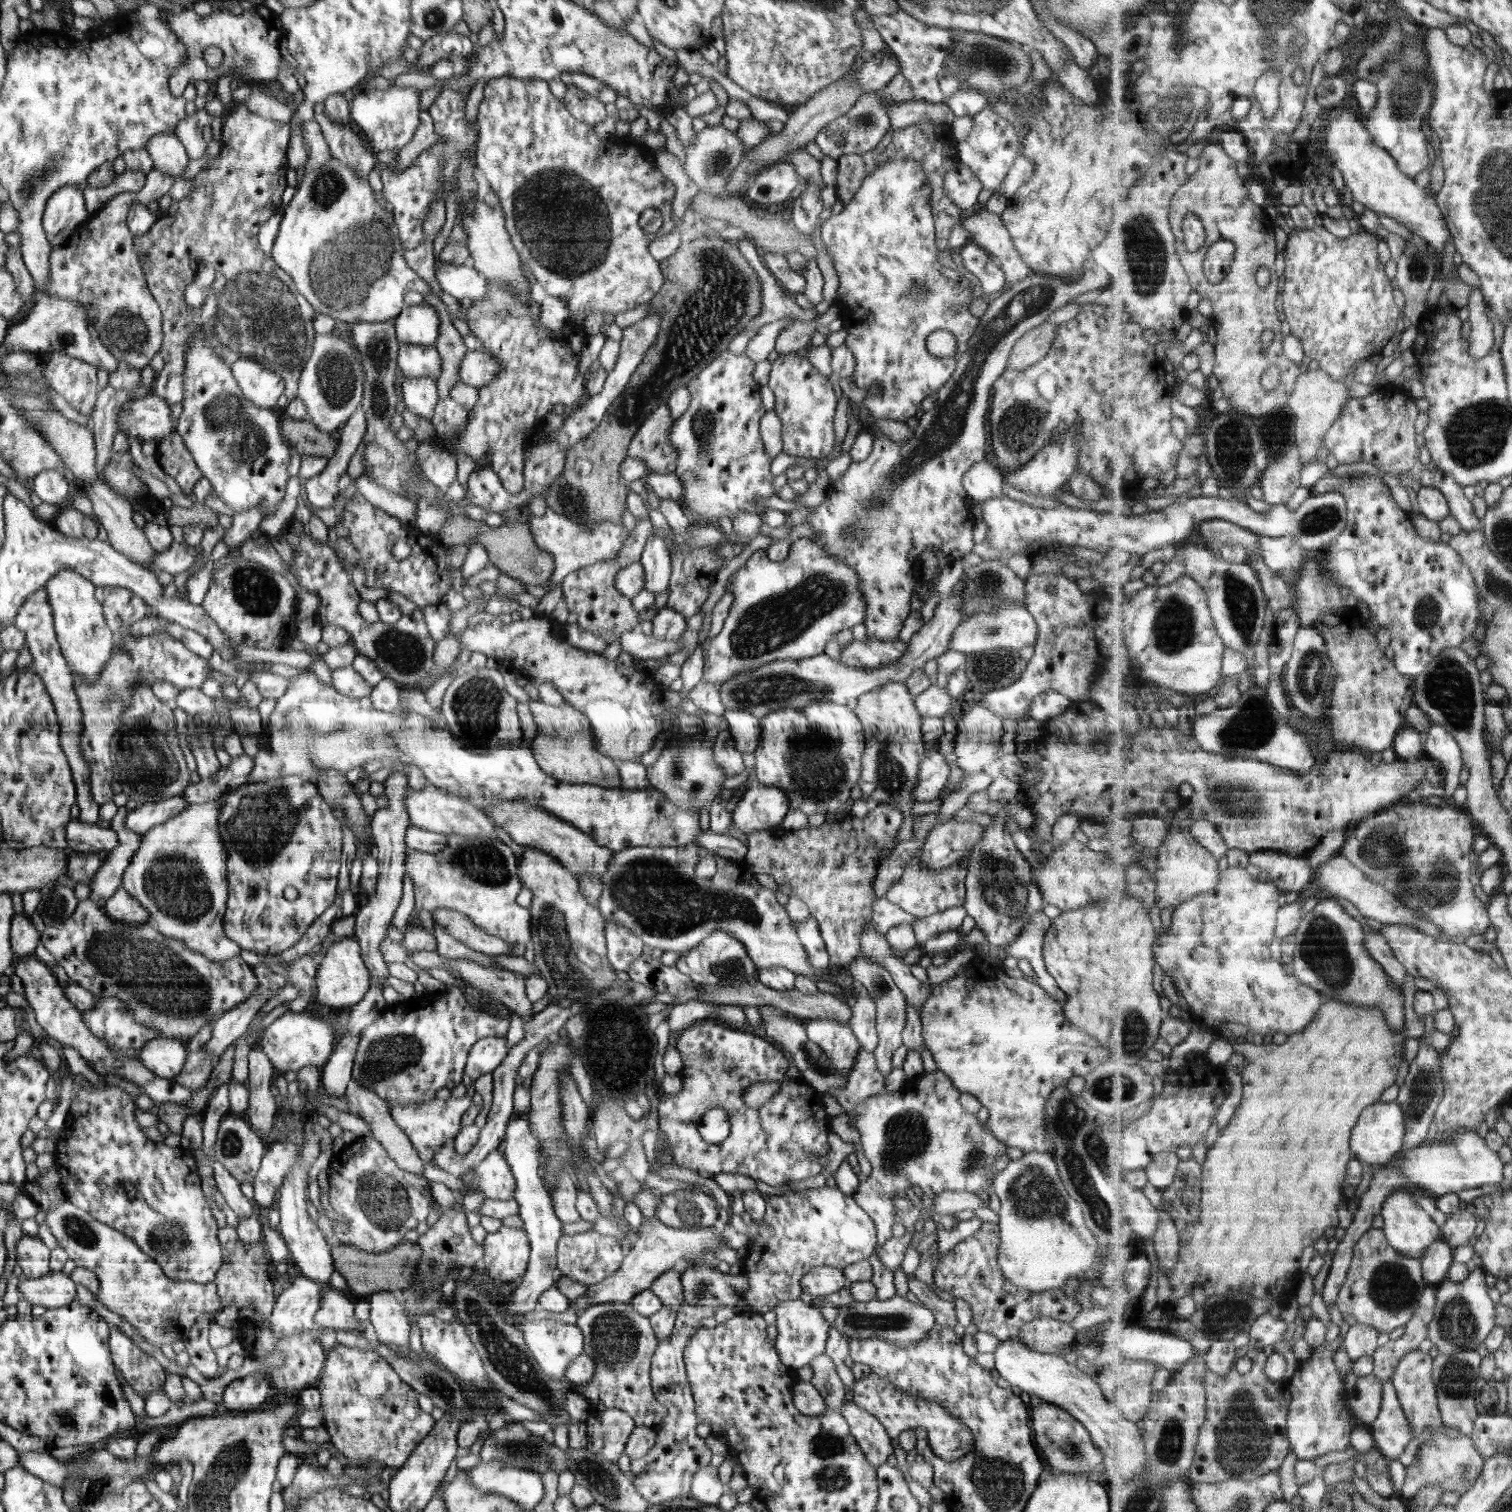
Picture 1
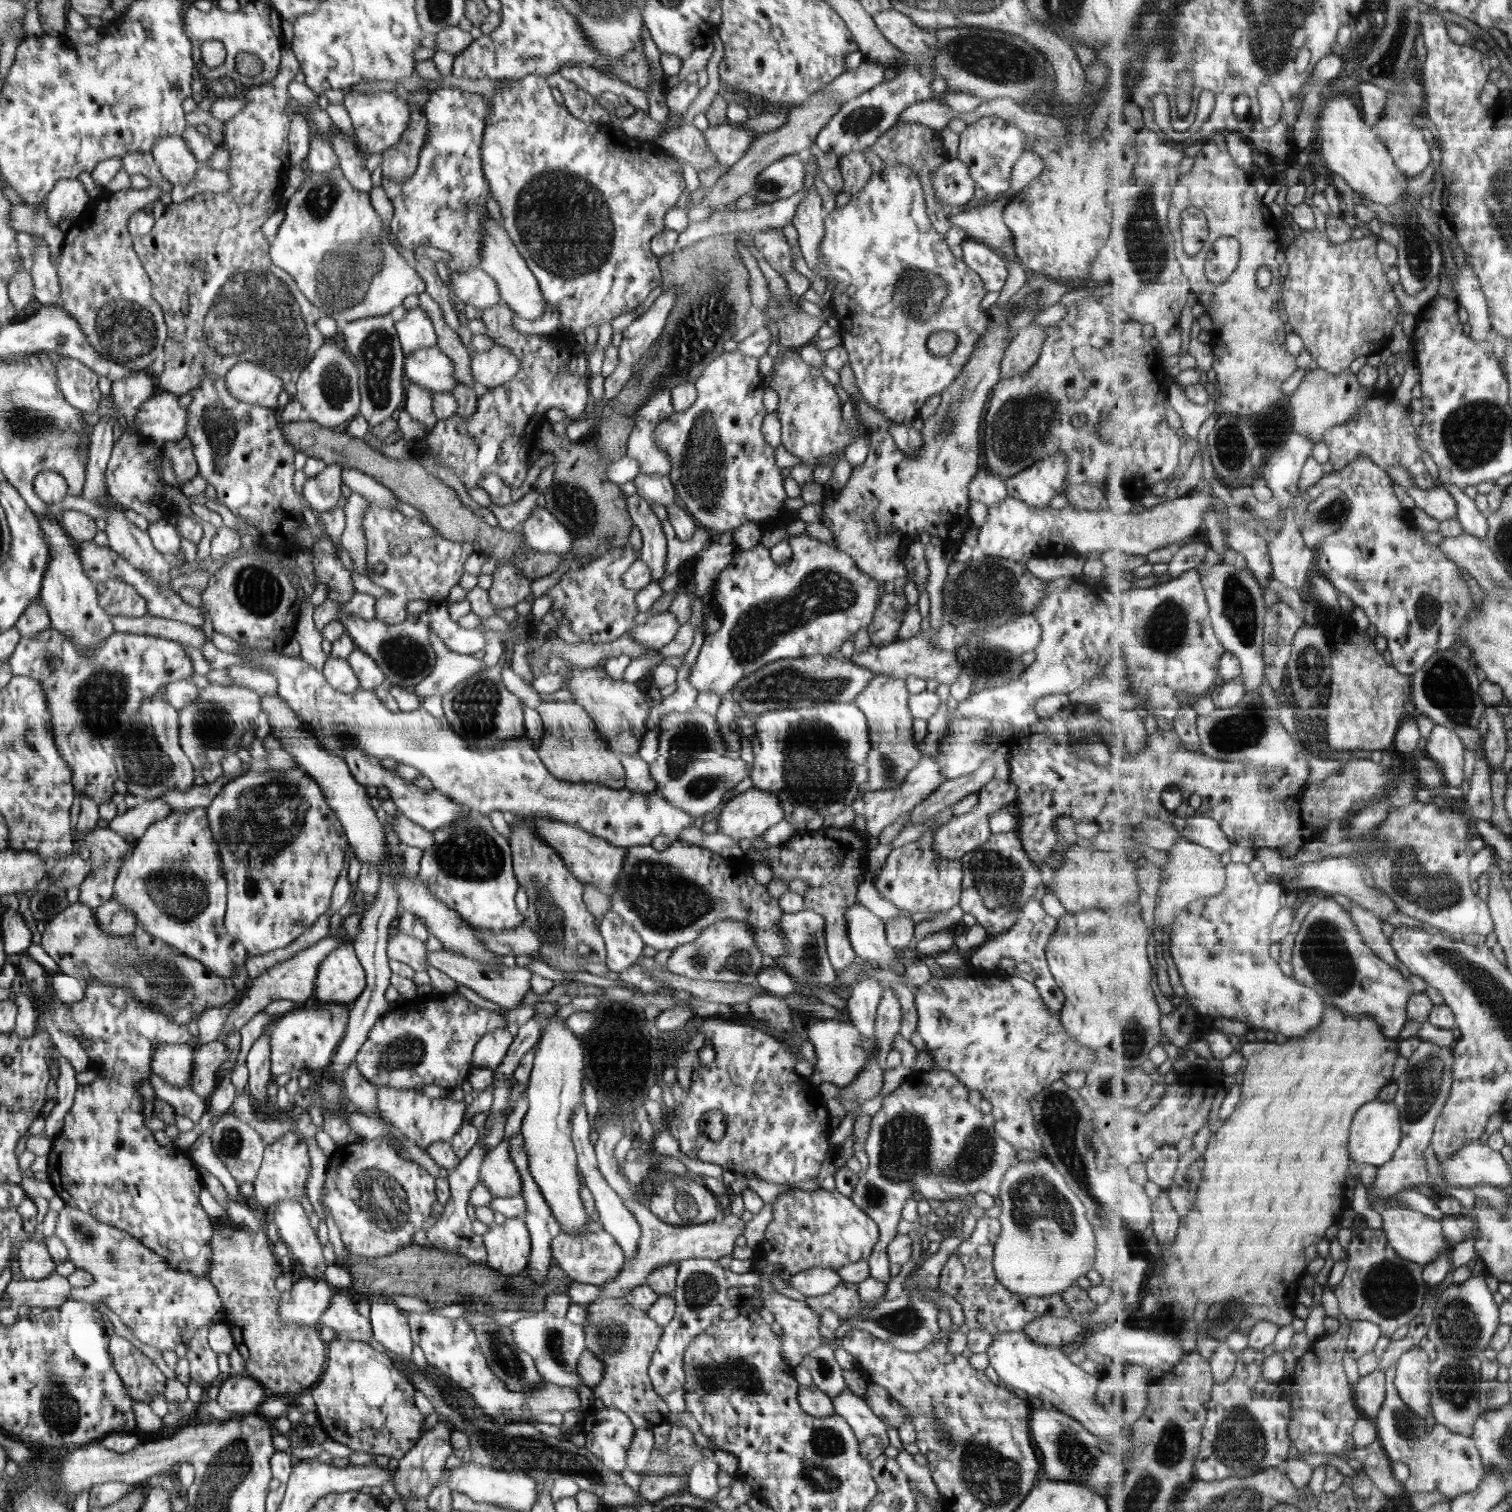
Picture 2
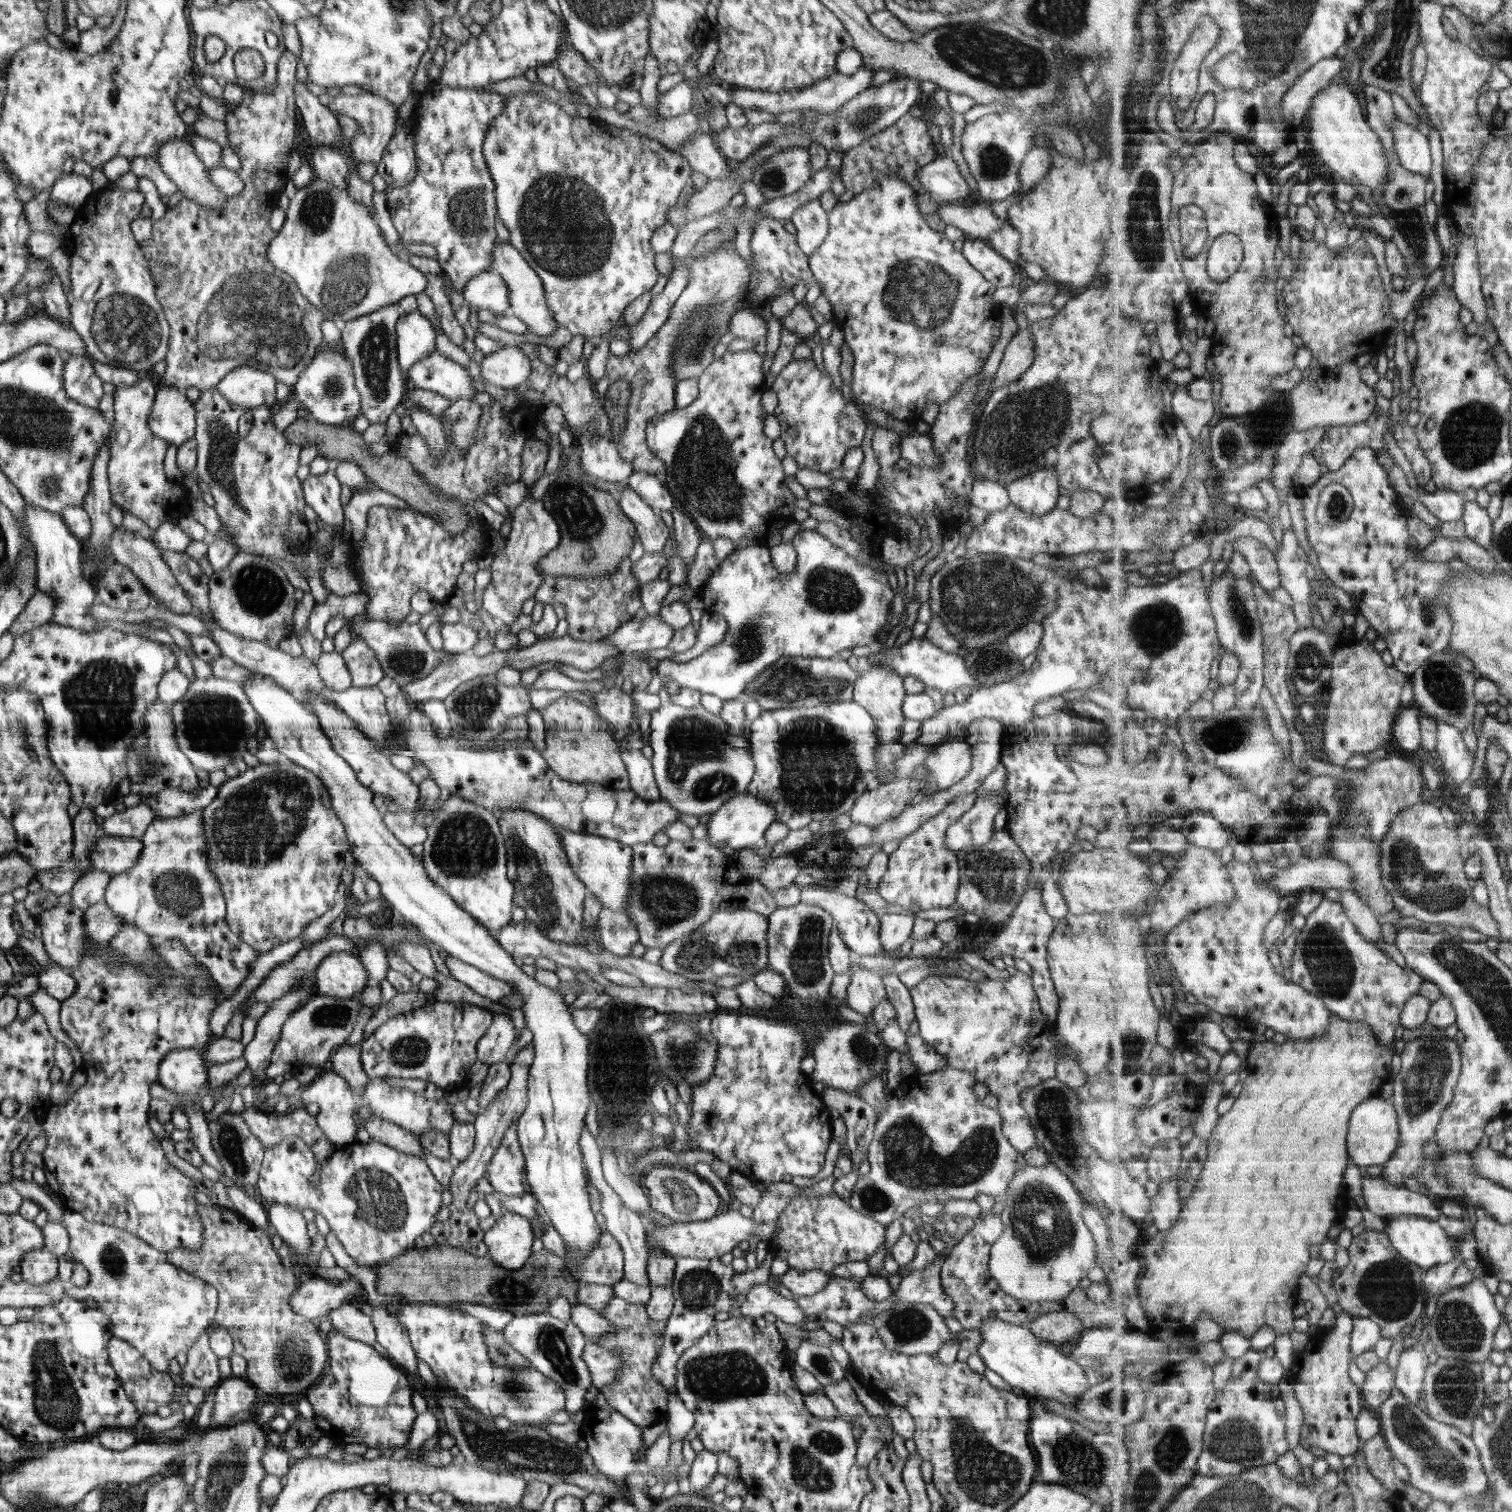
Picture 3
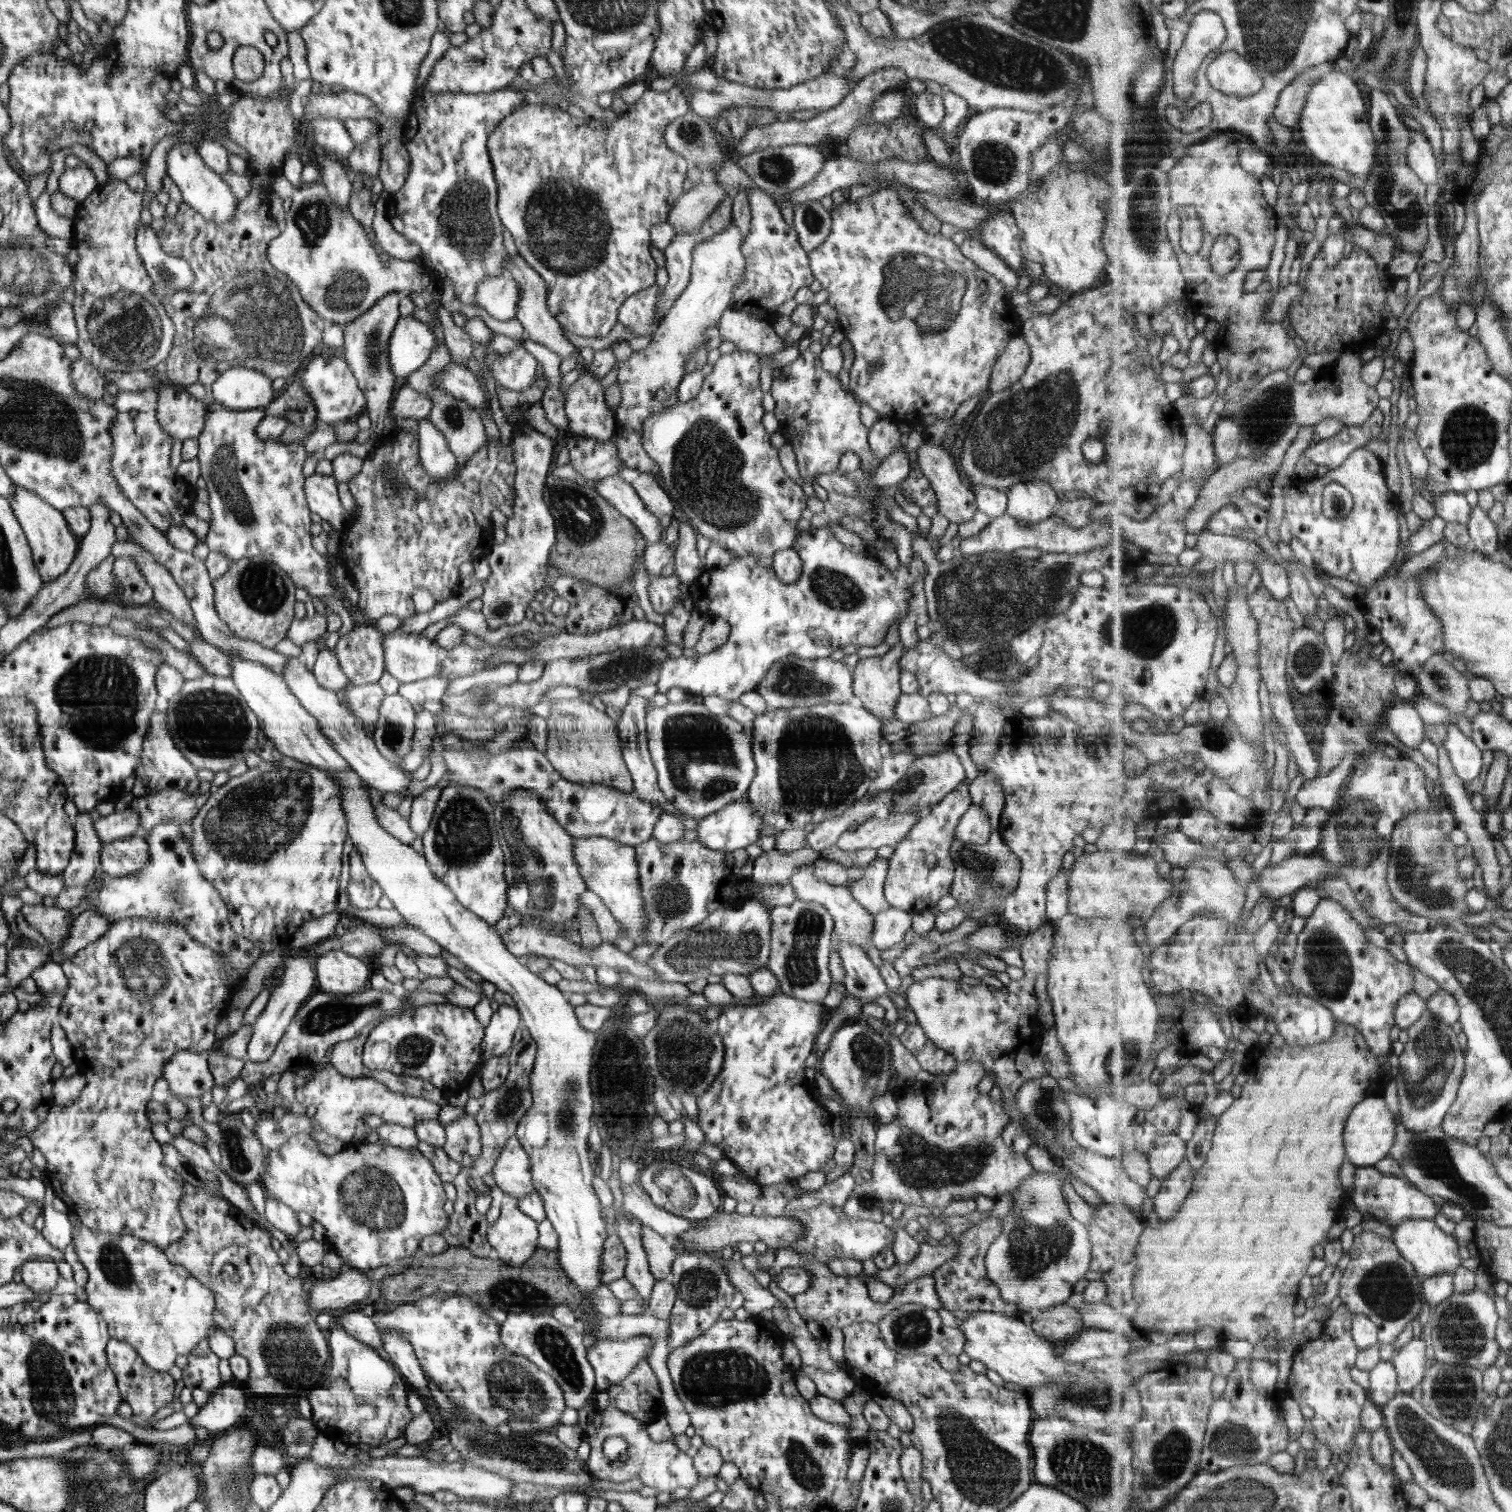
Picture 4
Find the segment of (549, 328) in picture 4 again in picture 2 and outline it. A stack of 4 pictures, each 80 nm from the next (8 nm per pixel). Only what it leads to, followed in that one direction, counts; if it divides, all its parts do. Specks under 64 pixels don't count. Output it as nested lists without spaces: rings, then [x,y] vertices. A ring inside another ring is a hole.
[[[492,217],[483,220],[483,245],[479,267],[485,270],[497,282],[501,300],[505,302],[514,314],[526,320],[536,320],[545,311],[545,300],[541,294],[539,282],[534,273],[528,268],[512,239],[508,236],[502,223],[496,223]]]

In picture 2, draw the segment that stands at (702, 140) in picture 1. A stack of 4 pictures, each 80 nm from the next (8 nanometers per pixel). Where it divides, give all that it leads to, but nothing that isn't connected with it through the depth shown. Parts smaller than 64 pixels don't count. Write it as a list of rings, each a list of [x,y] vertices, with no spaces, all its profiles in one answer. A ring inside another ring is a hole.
[[[724,124],[716,127],[708,127],[703,132],[709,146],[709,150],[717,158],[717,166],[734,166],[744,153],[750,148],[757,134],[754,130],[734,128]]]

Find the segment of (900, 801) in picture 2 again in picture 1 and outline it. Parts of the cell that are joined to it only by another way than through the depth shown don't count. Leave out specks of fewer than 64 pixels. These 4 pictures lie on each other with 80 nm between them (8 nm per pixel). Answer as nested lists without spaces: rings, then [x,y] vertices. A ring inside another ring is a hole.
[[[938,751],[927,753],[919,764],[918,780],[912,789],[911,798],[915,802],[932,802],[945,788],[950,776],[950,768],[944,755]]]

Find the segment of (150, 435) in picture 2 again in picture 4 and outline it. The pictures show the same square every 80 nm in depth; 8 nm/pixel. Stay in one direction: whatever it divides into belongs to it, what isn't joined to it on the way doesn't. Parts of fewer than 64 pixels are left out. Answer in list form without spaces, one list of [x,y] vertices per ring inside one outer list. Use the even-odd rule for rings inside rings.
[[[166,384],[158,392],[158,423],[170,437],[182,442],[200,437],[206,423],[206,404]]]

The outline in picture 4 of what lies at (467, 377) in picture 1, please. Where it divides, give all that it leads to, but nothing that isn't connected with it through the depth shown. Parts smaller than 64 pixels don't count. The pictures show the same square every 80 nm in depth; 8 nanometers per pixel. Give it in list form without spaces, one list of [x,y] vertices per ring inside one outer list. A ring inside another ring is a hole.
[[[523,346],[500,354],[490,368],[496,385],[498,384],[510,391],[520,392],[534,385],[534,381],[536,381],[540,371],[542,369],[538,360]]]

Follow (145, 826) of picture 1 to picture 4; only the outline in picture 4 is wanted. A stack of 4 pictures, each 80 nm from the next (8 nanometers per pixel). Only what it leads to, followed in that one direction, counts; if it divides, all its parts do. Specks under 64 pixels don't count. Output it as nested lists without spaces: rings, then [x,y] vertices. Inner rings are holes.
[[[127,807],[123,811],[115,811],[112,814],[101,817],[94,821],[94,828],[97,830],[98,838],[106,844],[126,837],[138,835],[139,814],[133,808]]]

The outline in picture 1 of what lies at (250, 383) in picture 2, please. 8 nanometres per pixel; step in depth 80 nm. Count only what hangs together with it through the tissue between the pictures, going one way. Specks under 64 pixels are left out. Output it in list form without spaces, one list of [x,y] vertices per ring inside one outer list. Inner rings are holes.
[[[238,359],[229,367],[234,381],[250,402],[258,407],[277,410],[278,399],[285,392],[285,383],[280,375],[250,359]]]

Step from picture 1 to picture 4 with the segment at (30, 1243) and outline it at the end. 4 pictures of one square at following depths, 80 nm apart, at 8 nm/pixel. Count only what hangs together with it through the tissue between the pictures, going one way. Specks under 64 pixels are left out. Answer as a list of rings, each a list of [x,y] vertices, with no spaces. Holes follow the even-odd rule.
[[[30,1258],[22,1265],[22,1281],[29,1288],[37,1291],[37,1294],[51,1292],[54,1289],[60,1273],[58,1273],[58,1263],[52,1258]]]

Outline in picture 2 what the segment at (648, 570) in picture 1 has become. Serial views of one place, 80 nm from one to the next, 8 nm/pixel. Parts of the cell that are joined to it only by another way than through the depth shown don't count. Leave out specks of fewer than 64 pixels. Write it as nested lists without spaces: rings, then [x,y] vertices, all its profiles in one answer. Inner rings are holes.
[[[637,493],[628,496],[626,502],[632,523],[640,529],[642,534],[640,559],[648,564],[653,581],[661,584],[667,576],[664,570],[667,540],[660,526],[660,520],[650,509],[650,503]]]

